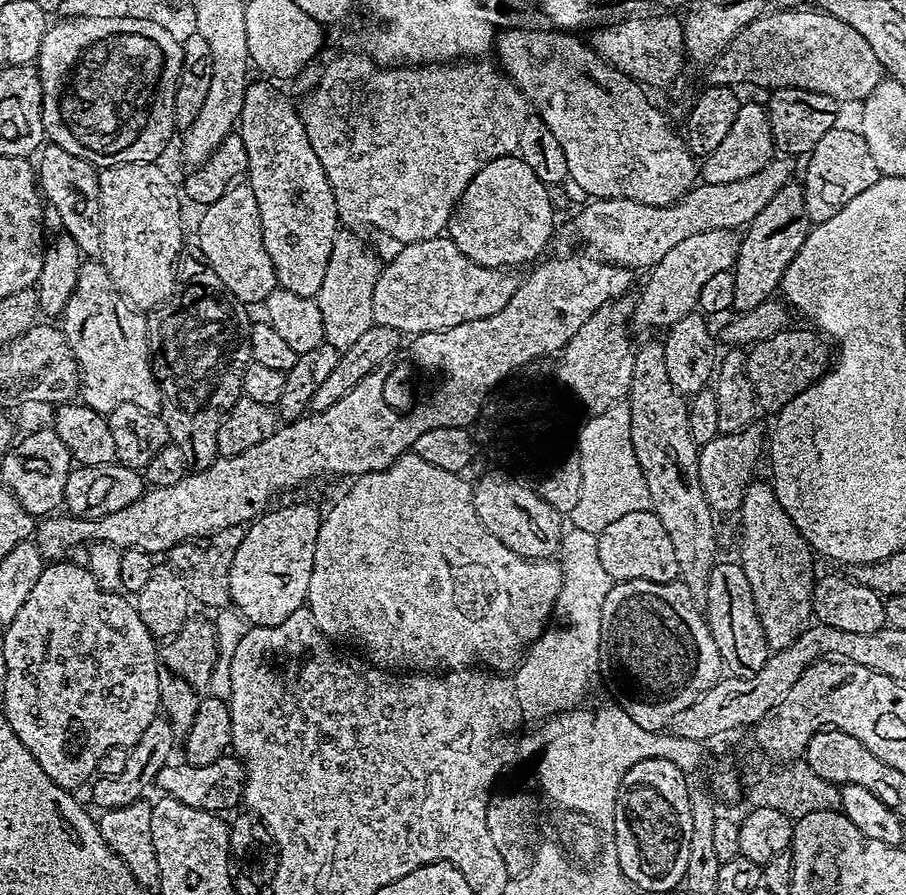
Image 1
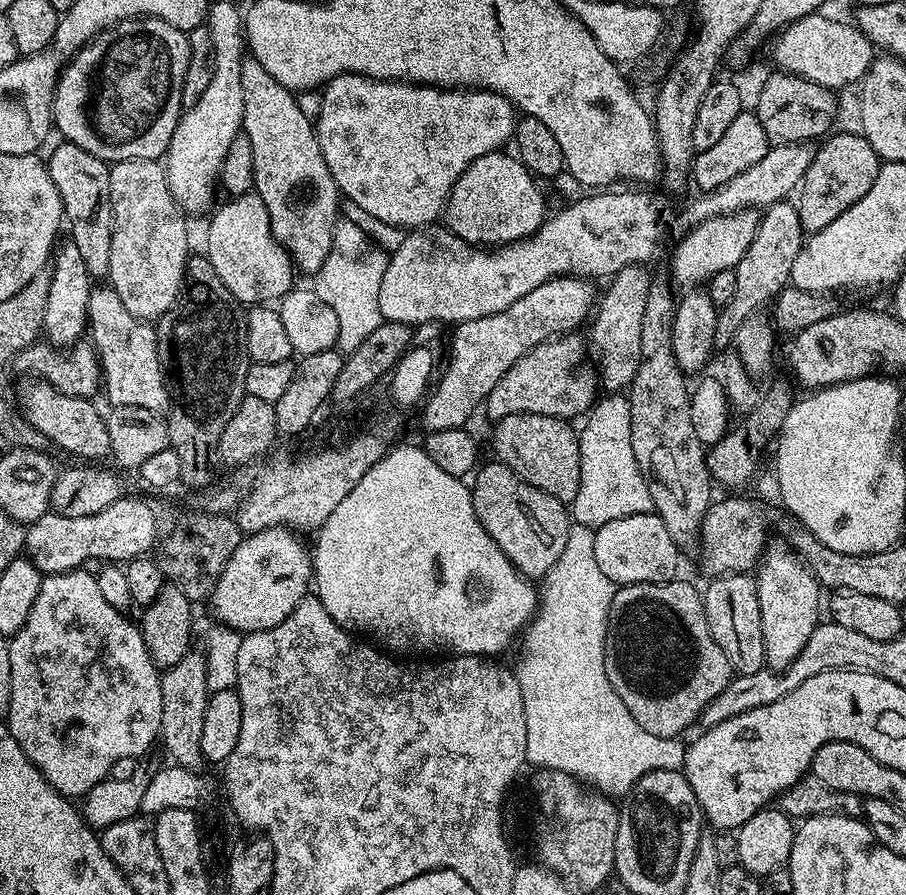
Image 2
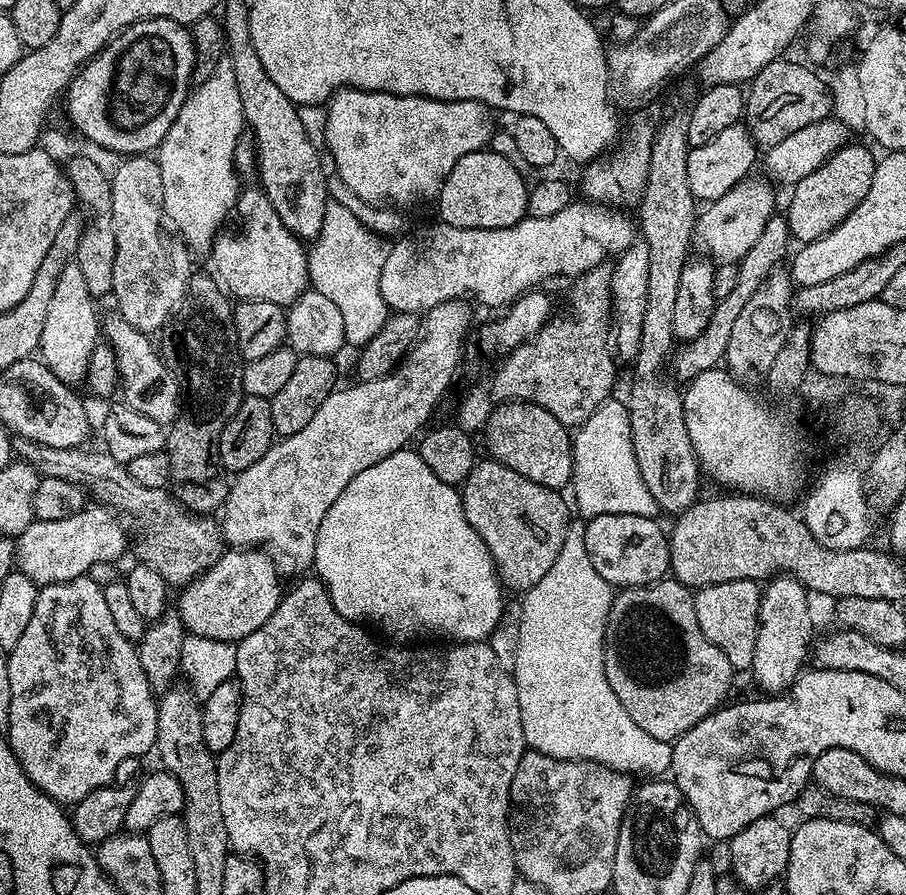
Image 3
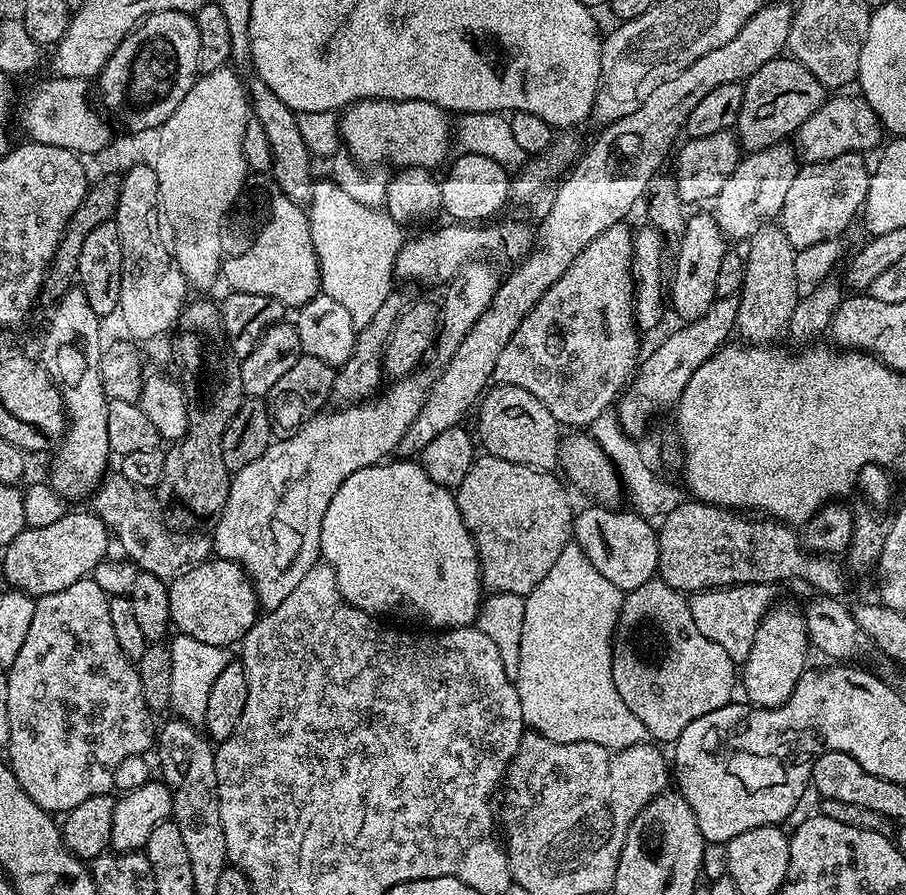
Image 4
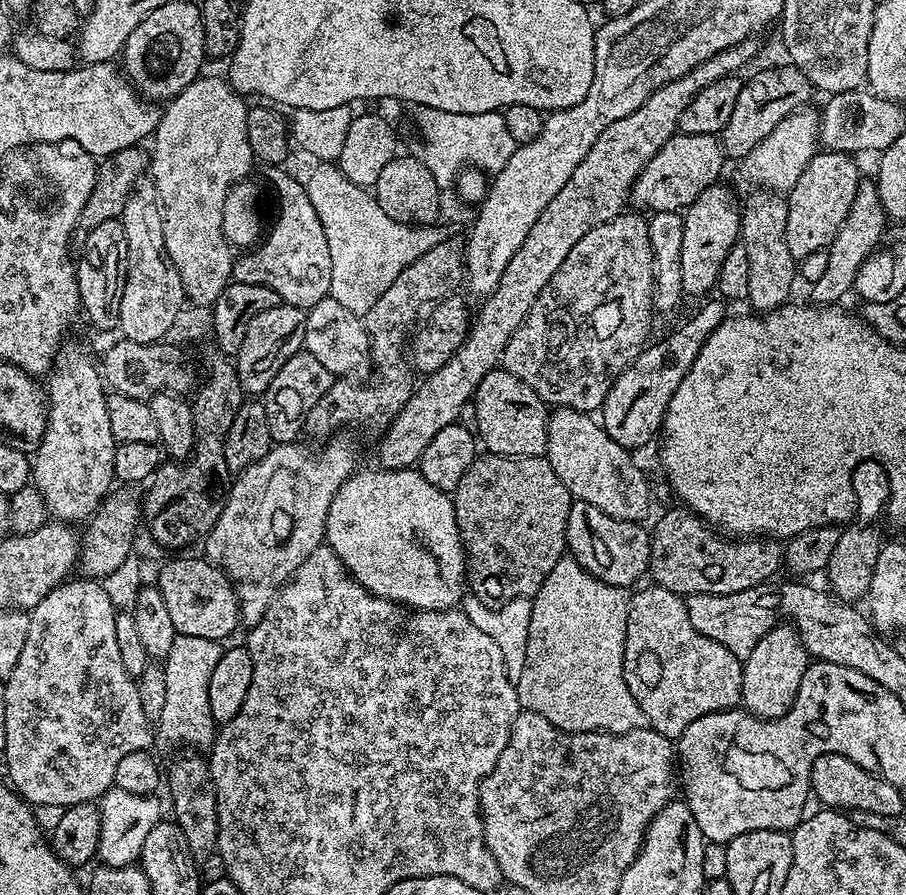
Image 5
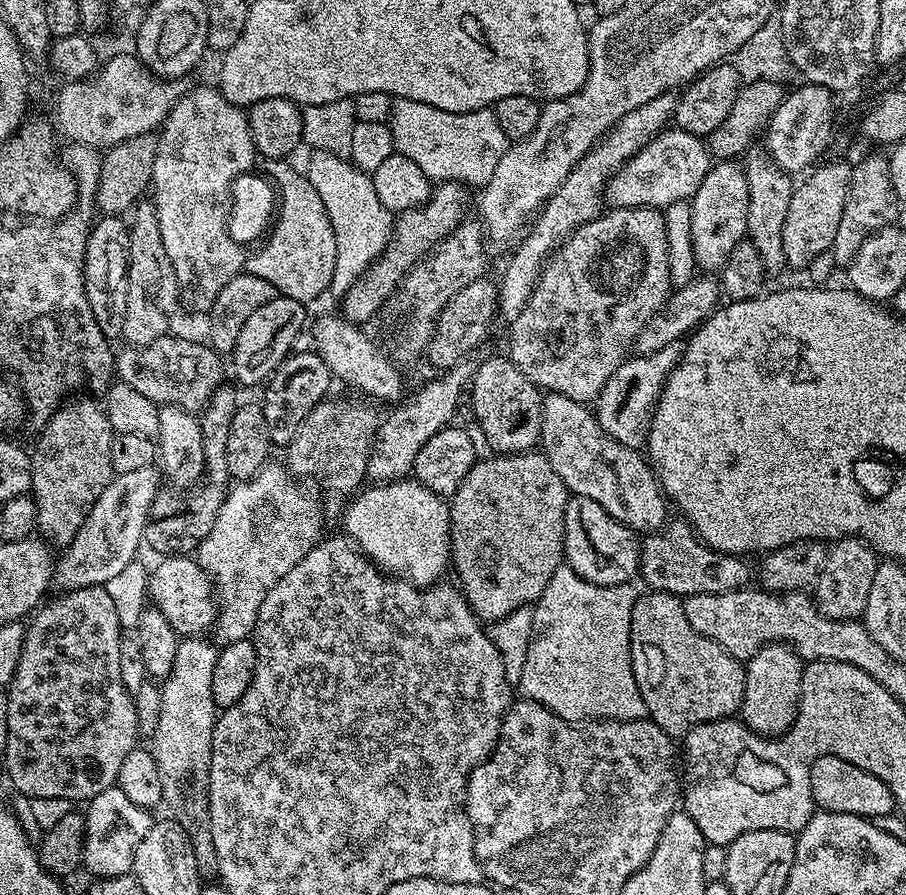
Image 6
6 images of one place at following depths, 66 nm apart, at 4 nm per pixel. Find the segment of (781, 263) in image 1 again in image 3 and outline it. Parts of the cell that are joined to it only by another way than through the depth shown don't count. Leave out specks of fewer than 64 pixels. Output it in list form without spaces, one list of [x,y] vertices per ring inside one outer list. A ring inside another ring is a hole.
[[[780,214],[772,215],[770,222],[766,222],[766,230],[762,230],[762,238],[758,238],[758,242],[754,242],[754,246],[750,246],[748,253],[738,261],[738,286],[734,286],[734,290],[726,294],[726,298],[716,301],[716,309],[706,330],[702,330],[698,338],[681,343],[675,349],[670,360],[670,368],[671,371],[672,368],[676,371],[677,381],[690,382],[698,374],[717,367],[724,360],[726,350],[730,346],[730,334],[734,331],[734,325],[741,316],[746,302],[750,302],[750,294],[760,289],[768,275],[783,265],[780,263],[783,262],[784,255],[788,252],[788,244],[790,245],[790,233],[787,219]]]

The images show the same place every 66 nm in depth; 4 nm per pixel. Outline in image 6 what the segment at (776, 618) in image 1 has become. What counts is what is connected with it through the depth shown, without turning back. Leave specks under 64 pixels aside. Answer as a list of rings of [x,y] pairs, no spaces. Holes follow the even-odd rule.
[[[767,644],[758,654],[746,661],[744,669],[744,701],[740,704],[739,715],[752,732],[761,732],[761,737],[783,736],[796,721],[802,690],[802,674],[805,661],[789,645]]]

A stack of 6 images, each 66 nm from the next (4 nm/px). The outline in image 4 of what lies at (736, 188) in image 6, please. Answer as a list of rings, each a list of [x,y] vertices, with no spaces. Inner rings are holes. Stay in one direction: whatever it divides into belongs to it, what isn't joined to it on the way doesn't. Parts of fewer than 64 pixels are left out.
[[[700,212],[697,216],[687,217],[684,233],[678,241],[680,250],[676,254],[676,269],[670,272],[670,308],[681,316],[681,321],[691,322],[702,318],[706,310],[718,299],[716,282],[718,269],[724,253],[729,251],[730,244],[724,231],[718,226],[715,215]]]

